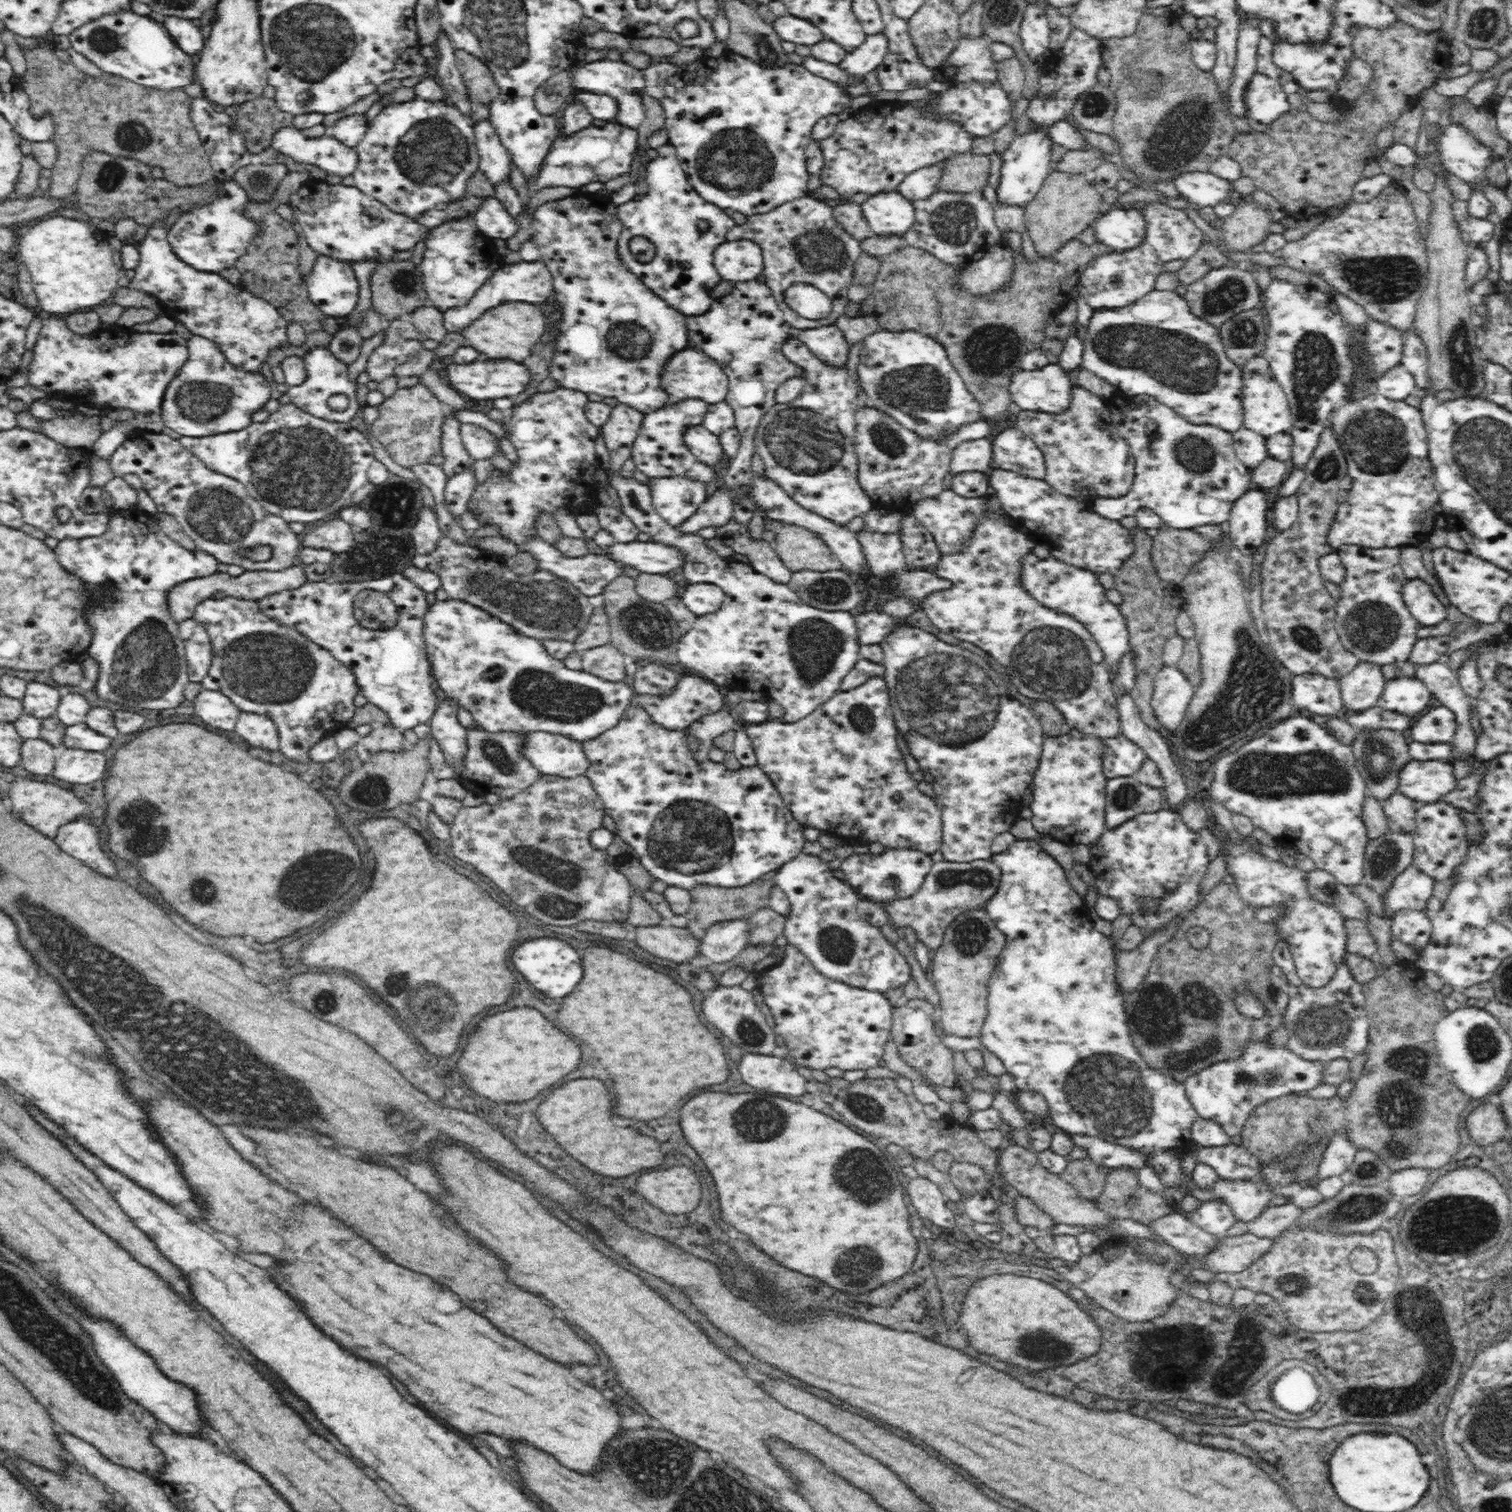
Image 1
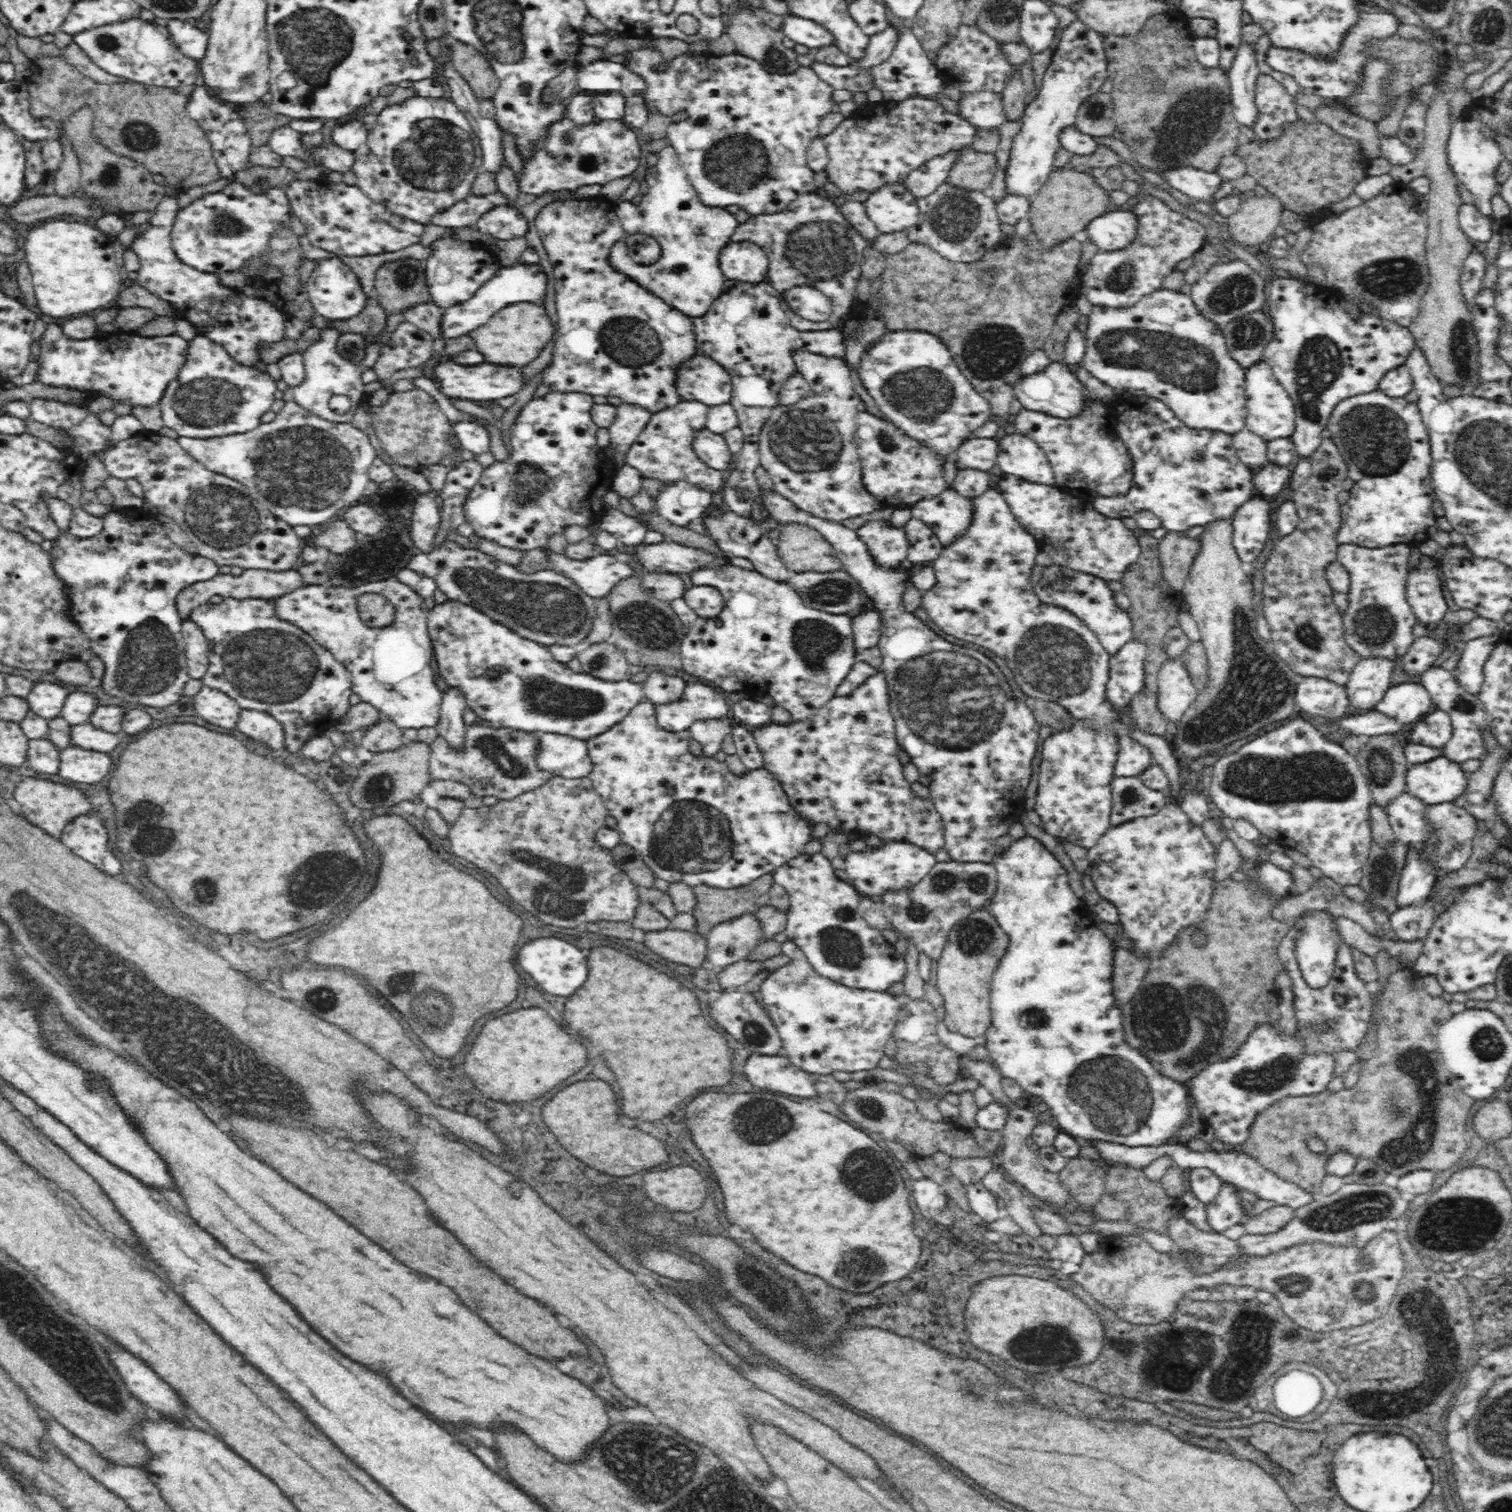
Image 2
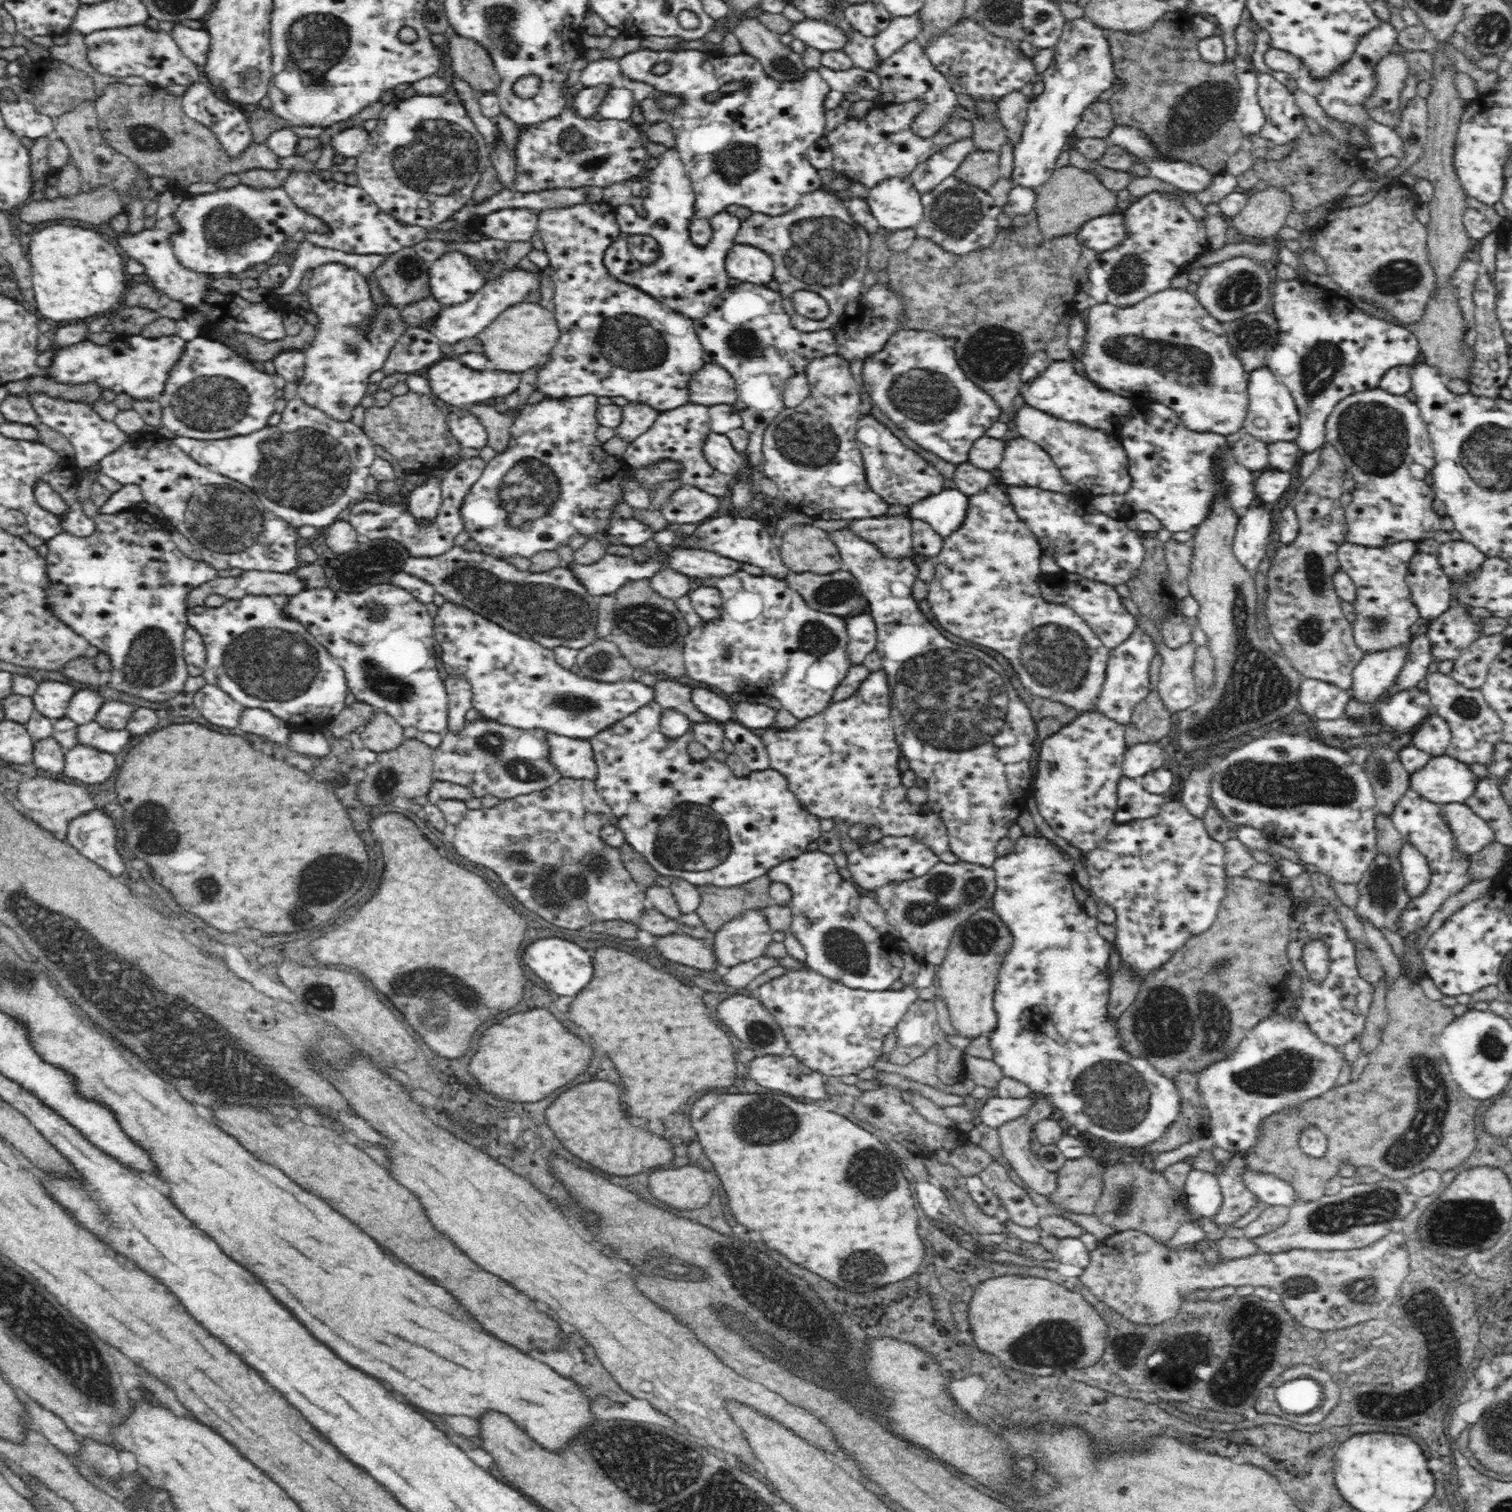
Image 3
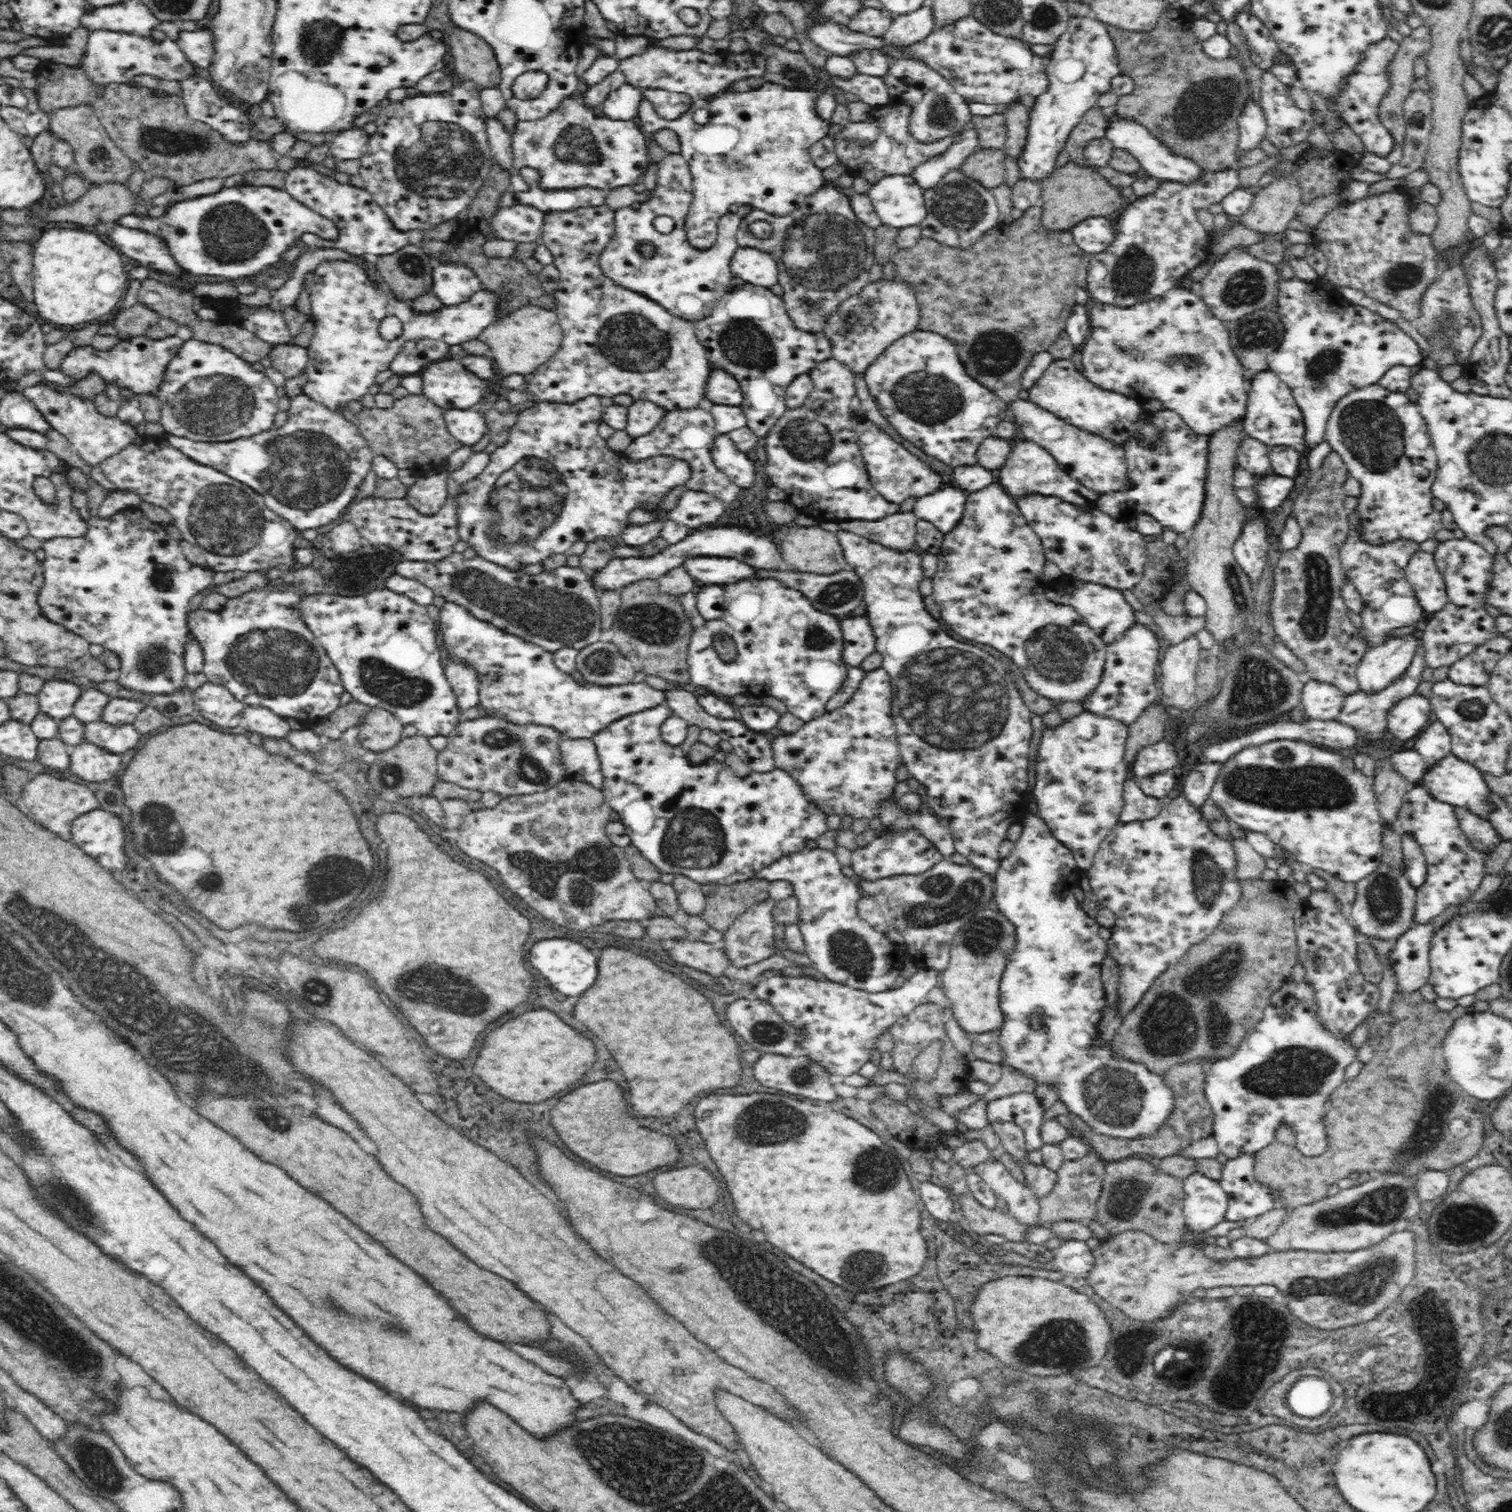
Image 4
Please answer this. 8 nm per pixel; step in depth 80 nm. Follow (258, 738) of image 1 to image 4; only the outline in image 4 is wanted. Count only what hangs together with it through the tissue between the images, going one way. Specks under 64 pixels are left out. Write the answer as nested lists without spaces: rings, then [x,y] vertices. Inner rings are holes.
[[[259,706],[244,708],[242,726],[252,732],[258,732],[262,736],[272,736],[272,738],[284,738],[291,731],[286,718],[282,715],[278,716],[272,709]]]

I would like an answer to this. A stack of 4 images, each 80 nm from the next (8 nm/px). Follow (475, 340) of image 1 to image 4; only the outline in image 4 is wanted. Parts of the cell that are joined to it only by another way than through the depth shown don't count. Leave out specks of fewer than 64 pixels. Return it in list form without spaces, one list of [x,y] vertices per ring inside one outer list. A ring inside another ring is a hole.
[[[531,306],[512,312],[502,321],[494,321],[482,334],[480,340],[486,342],[496,358],[496,366],[502,376],[518,374],[529,376],[539,366],[547,364],[560,350],[564,338],[559,316],[550,309]]]

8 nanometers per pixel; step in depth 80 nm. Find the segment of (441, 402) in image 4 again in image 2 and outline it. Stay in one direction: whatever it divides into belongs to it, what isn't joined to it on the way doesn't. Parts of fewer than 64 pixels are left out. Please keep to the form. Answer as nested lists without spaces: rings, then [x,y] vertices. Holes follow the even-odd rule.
[[[456,361],[437,363],[434,365],[434,382],[437,389],[449,400],[469,400],[472,403],[480,403],[482,400],[498,400],[513,396],[516,392],[522,390],[522,370],[520,368],[496,368],[490,364],[482,366],[462,366],[456,364]]]

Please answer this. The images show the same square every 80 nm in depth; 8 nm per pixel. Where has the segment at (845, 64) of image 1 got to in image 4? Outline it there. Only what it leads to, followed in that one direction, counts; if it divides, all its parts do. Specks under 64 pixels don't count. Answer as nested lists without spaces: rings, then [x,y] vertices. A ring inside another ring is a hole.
[[[922,5],[918,10],[905,15],[894,15],[892,26],[884,34],[890,45],[914,44],[936,29],[936,17],[932,7]]]

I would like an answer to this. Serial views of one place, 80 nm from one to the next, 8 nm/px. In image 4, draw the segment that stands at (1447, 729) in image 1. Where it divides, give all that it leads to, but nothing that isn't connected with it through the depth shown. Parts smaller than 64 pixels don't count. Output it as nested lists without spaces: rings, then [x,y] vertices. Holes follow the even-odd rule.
[[[1433,719],[1410,746],[1420,753],[1427,772],[1453,755],[1451,736],[1437,719]]]

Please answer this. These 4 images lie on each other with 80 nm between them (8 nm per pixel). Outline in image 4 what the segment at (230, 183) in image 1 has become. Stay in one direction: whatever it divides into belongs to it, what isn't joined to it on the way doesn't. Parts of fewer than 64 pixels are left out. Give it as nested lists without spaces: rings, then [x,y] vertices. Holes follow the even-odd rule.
[[[248,184],[223,187],[214,194],[170,204],[170,208],[159,218],[152,218],[148,213],[144,216],[128,215],[122,216],[116,223],[157,236],[165,243],[167,251],[183,272],[198,274],[199,277],[218,276],[230,282],[238,278],[258,276],[264,270],[274,268],[278,262],[282,262],[282,254],[288,252],[290,246],[304,234],[312,233],[326,240],[336,240],[339,236],[339,231],[331,220],[294,199],[285,189]]]

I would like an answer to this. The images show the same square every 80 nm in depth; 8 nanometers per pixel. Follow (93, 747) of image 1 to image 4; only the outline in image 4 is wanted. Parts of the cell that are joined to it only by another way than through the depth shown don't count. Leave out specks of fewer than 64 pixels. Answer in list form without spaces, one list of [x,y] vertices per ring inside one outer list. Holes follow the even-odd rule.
[[[108,721],[85,723],[84,740],[92,742],[114,754],[122,754],[140,744],[144,736],[132,723],[112,724]]]

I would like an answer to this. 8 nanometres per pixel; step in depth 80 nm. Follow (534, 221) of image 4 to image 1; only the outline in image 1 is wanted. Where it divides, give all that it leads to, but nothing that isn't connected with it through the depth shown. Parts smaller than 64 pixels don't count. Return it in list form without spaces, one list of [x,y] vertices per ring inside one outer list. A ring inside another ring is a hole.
[[[487,197],[486,202],[478,208],[473,222],[479,231],[490,240],[503,238],[505,241],[518,234],[520,224],[518,218],[512,216],[502,202],[495,197]]]

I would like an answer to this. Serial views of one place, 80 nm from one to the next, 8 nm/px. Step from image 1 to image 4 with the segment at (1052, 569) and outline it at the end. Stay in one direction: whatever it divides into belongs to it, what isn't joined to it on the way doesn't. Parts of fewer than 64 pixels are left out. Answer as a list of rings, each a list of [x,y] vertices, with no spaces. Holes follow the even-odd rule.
[[[1068,576],[1053,580],[1048,583],[1047,588],[1048,598],[1052,596],[1050,598],[1052,601],[1074,608],[1085,623],[1099,633],[1106,644],[1115,641],[1134,622],[1134,609],[1128,604],[1122,591],[1100,584],[1082,582]]]

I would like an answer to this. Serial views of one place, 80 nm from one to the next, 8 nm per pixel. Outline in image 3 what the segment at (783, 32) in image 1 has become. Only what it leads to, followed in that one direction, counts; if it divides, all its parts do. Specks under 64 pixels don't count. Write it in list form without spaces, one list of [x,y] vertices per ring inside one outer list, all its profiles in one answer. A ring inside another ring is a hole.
[[[805,19],[793,22],[791,34],[804,44],[817,48],[822,52],[830,50],[844,50],[850,44],[850,37],[840,25],[830,21],[818,19]]]

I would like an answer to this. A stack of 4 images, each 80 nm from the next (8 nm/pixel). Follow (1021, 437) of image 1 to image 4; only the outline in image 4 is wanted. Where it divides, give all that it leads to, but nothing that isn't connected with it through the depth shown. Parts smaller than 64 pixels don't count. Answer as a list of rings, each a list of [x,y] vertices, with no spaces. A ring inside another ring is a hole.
[[[1020,440],[1012,446],[1010,458],[1000,467],[998,484],[1013,498],[1040,494],[1042,496],[1055,496],[1062,502],[1073,504],[1082,509],[1097,508],[1096,502],[1100,500],[1101,493],[1085,487],[1076,477],[1068,475],[1062,465],[1056,461],[1048,449],[1038,446],[1032,441]]]

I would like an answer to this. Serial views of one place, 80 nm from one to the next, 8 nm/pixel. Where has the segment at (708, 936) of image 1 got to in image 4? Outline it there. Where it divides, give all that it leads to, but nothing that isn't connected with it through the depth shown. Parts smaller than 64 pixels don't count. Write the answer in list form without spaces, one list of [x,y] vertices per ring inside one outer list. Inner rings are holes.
[[[768,897],[764,901],[751,906],[746,912],[740,914],[734,924],[723,933],[723,940],[720,944],[724,951],[728,953],[728,957],[732,959],[732,965],[736,968],[746,968],[752,964],[758,964],[762,960],[768,960],[776,955],[775,936],[777,922],[774,920],[774,910],[776,910],[777,901]]]

